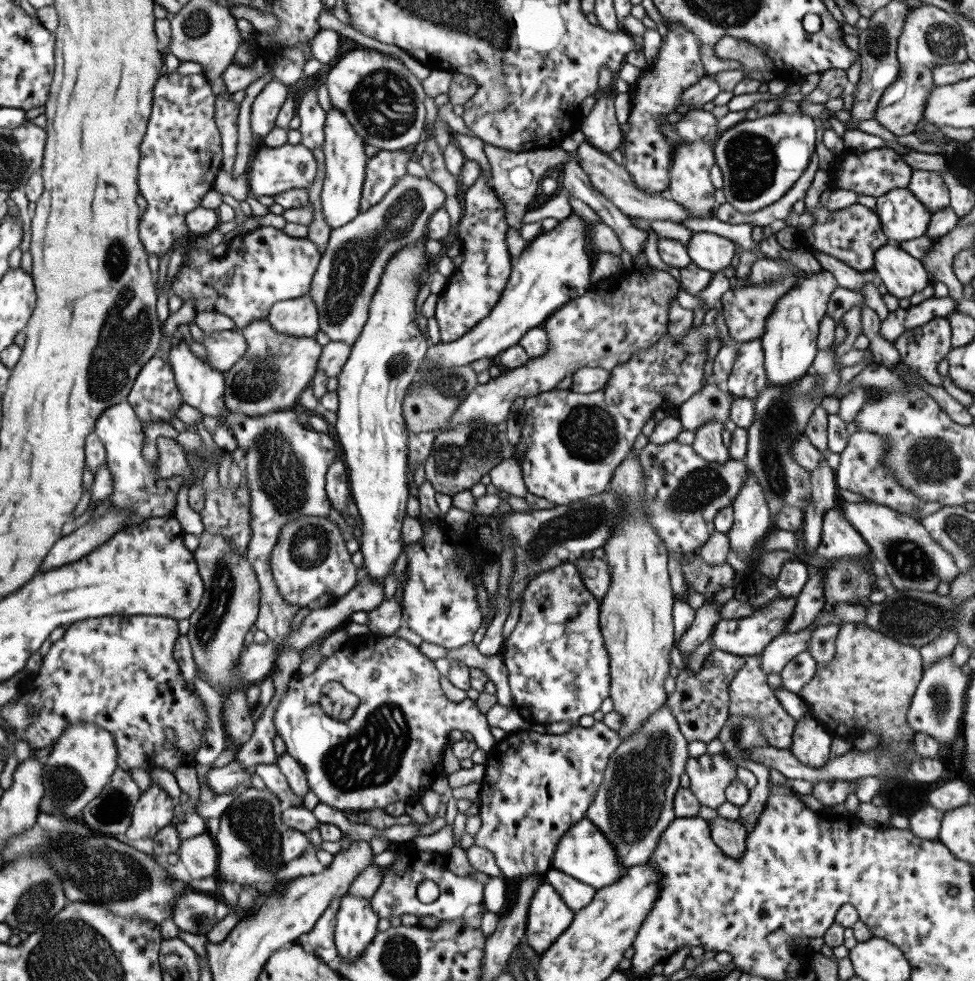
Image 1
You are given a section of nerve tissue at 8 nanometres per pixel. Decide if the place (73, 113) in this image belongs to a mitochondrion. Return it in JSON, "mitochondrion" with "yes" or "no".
{"mitochondrion":"no"}

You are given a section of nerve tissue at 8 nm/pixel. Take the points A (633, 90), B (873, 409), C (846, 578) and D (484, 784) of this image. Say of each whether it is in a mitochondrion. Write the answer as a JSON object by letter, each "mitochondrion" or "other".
{"A":"other","B":"other","C":"mitochondrion","D":"other"}

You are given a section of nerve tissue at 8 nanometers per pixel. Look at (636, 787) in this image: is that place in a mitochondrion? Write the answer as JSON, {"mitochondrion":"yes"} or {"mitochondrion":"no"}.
{"mitochondrion":"yes"}

